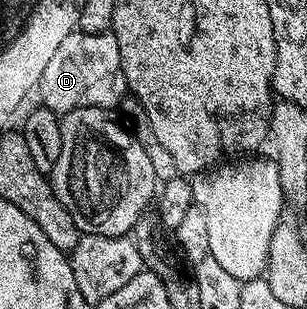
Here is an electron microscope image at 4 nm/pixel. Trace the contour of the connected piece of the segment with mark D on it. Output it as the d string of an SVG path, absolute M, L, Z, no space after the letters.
M76 29L64 37L63 43L44 68L37 90L42 91L41 106L59 113L81 107L114 109L118 102L121 104L122 94L125 96L128 88L120 61L120 45L116 45L114 34L110 31L84 33Z

